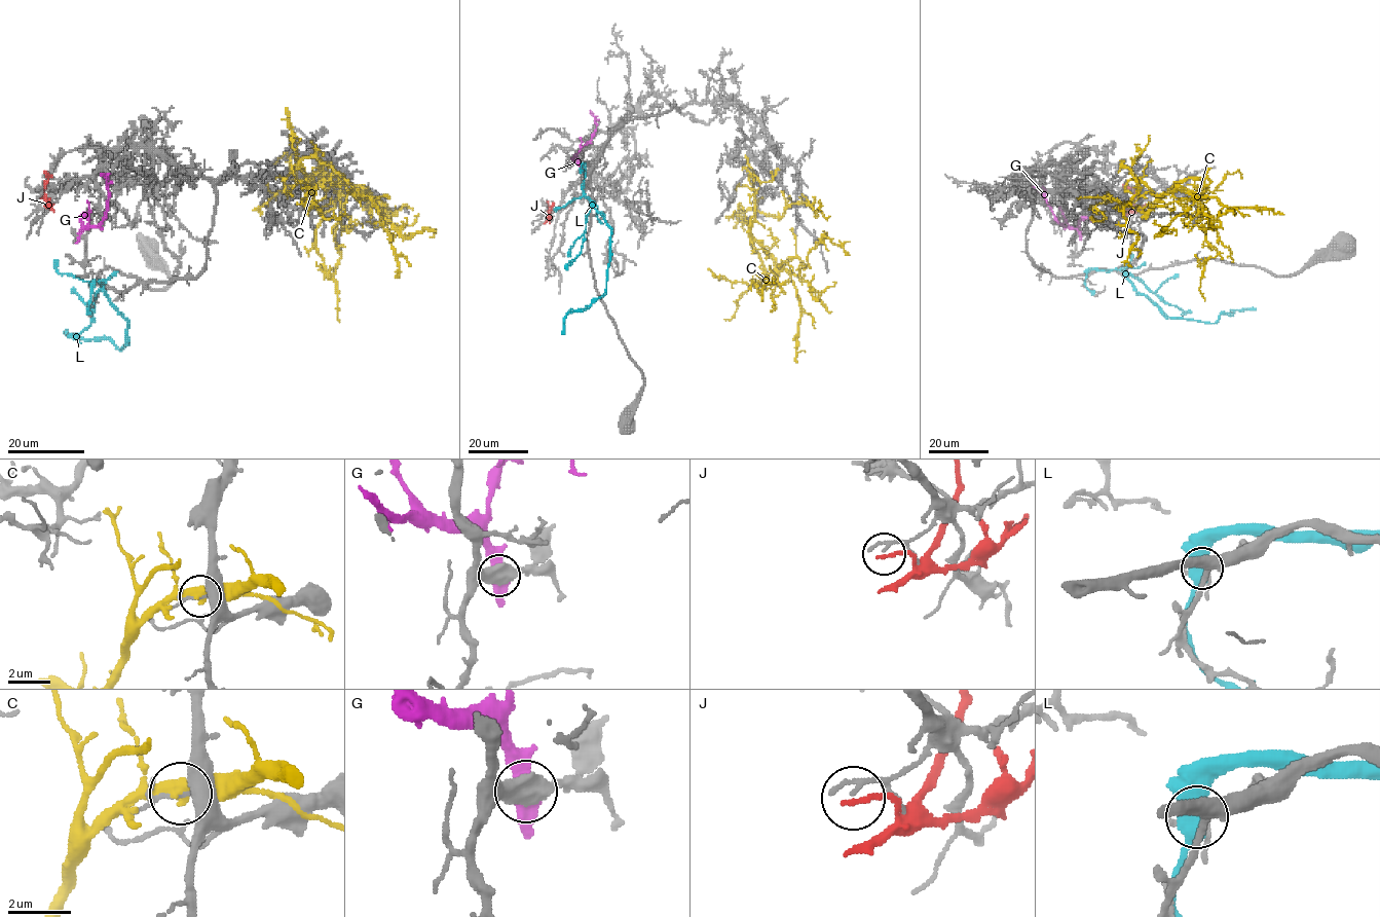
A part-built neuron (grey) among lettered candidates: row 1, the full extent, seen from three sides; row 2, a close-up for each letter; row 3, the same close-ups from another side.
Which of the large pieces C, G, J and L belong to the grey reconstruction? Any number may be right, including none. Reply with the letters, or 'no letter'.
no letter

